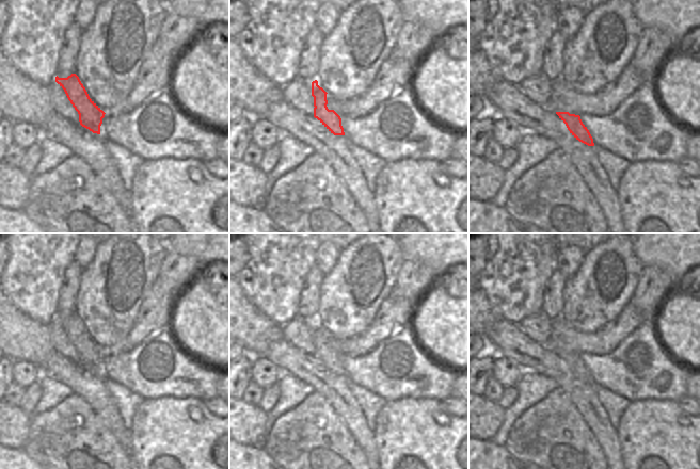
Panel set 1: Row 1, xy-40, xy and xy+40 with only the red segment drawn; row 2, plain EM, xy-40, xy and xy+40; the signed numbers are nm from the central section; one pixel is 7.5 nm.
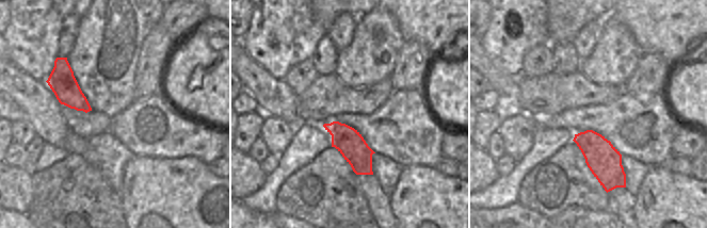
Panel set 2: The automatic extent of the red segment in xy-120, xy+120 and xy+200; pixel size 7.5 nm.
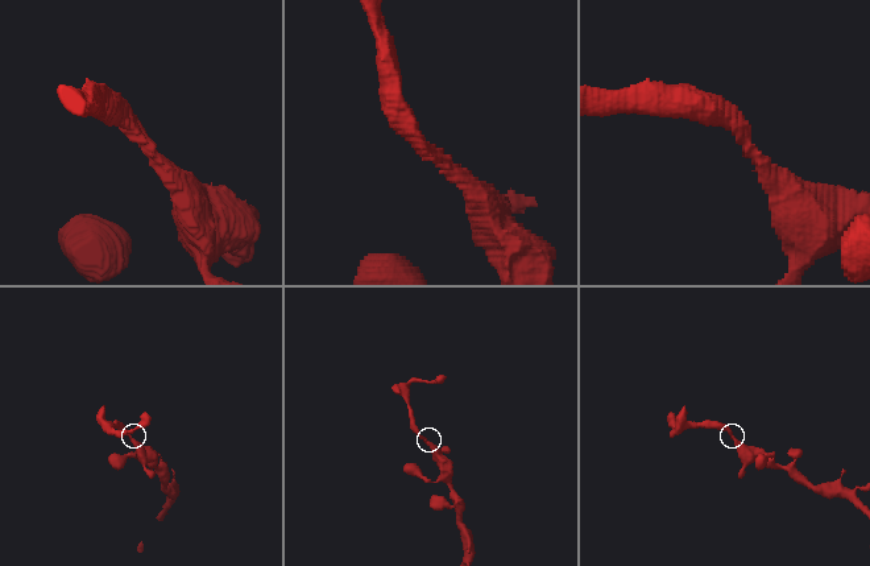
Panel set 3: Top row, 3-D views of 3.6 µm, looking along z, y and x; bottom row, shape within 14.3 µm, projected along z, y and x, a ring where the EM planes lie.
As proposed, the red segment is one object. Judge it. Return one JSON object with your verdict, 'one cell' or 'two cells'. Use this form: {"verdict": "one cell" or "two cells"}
{"verdict": "one cell"}

